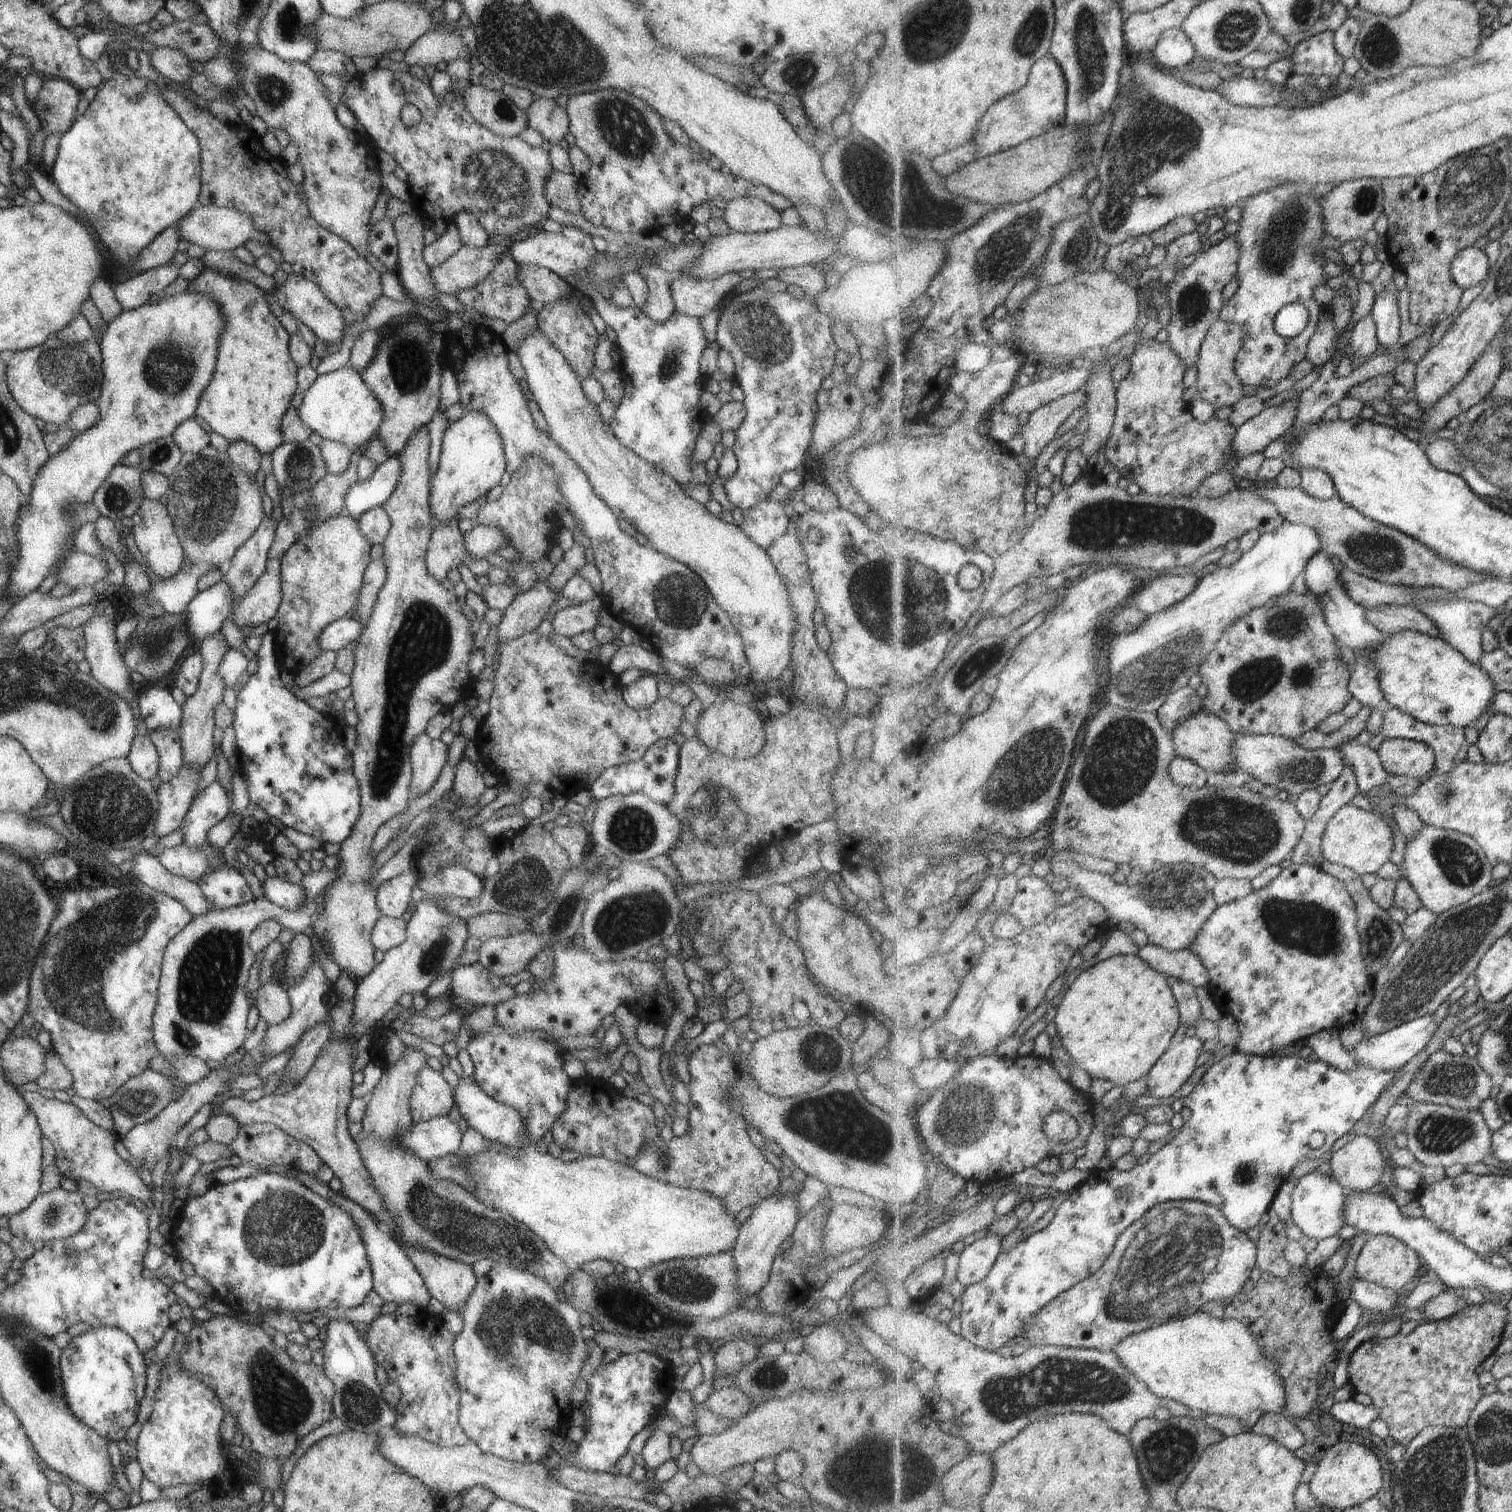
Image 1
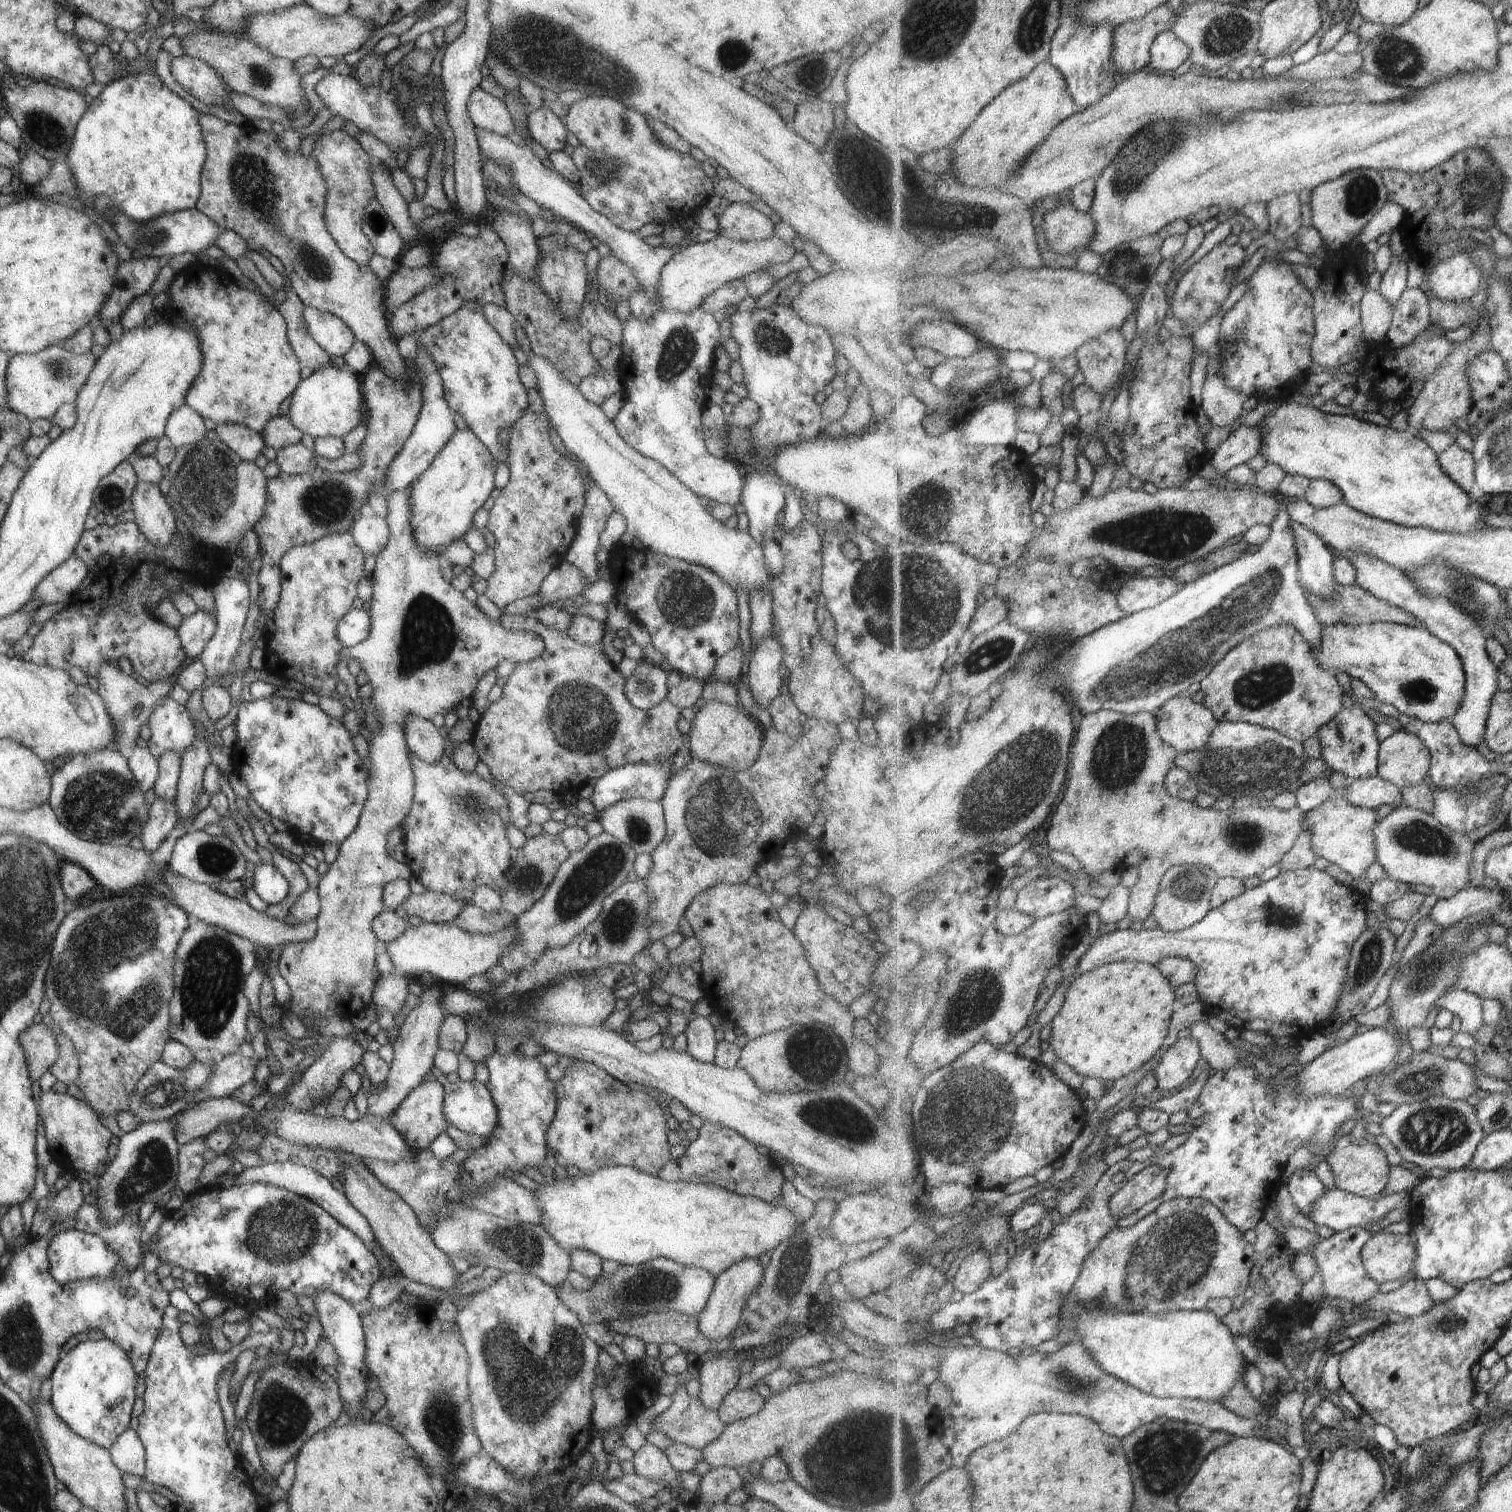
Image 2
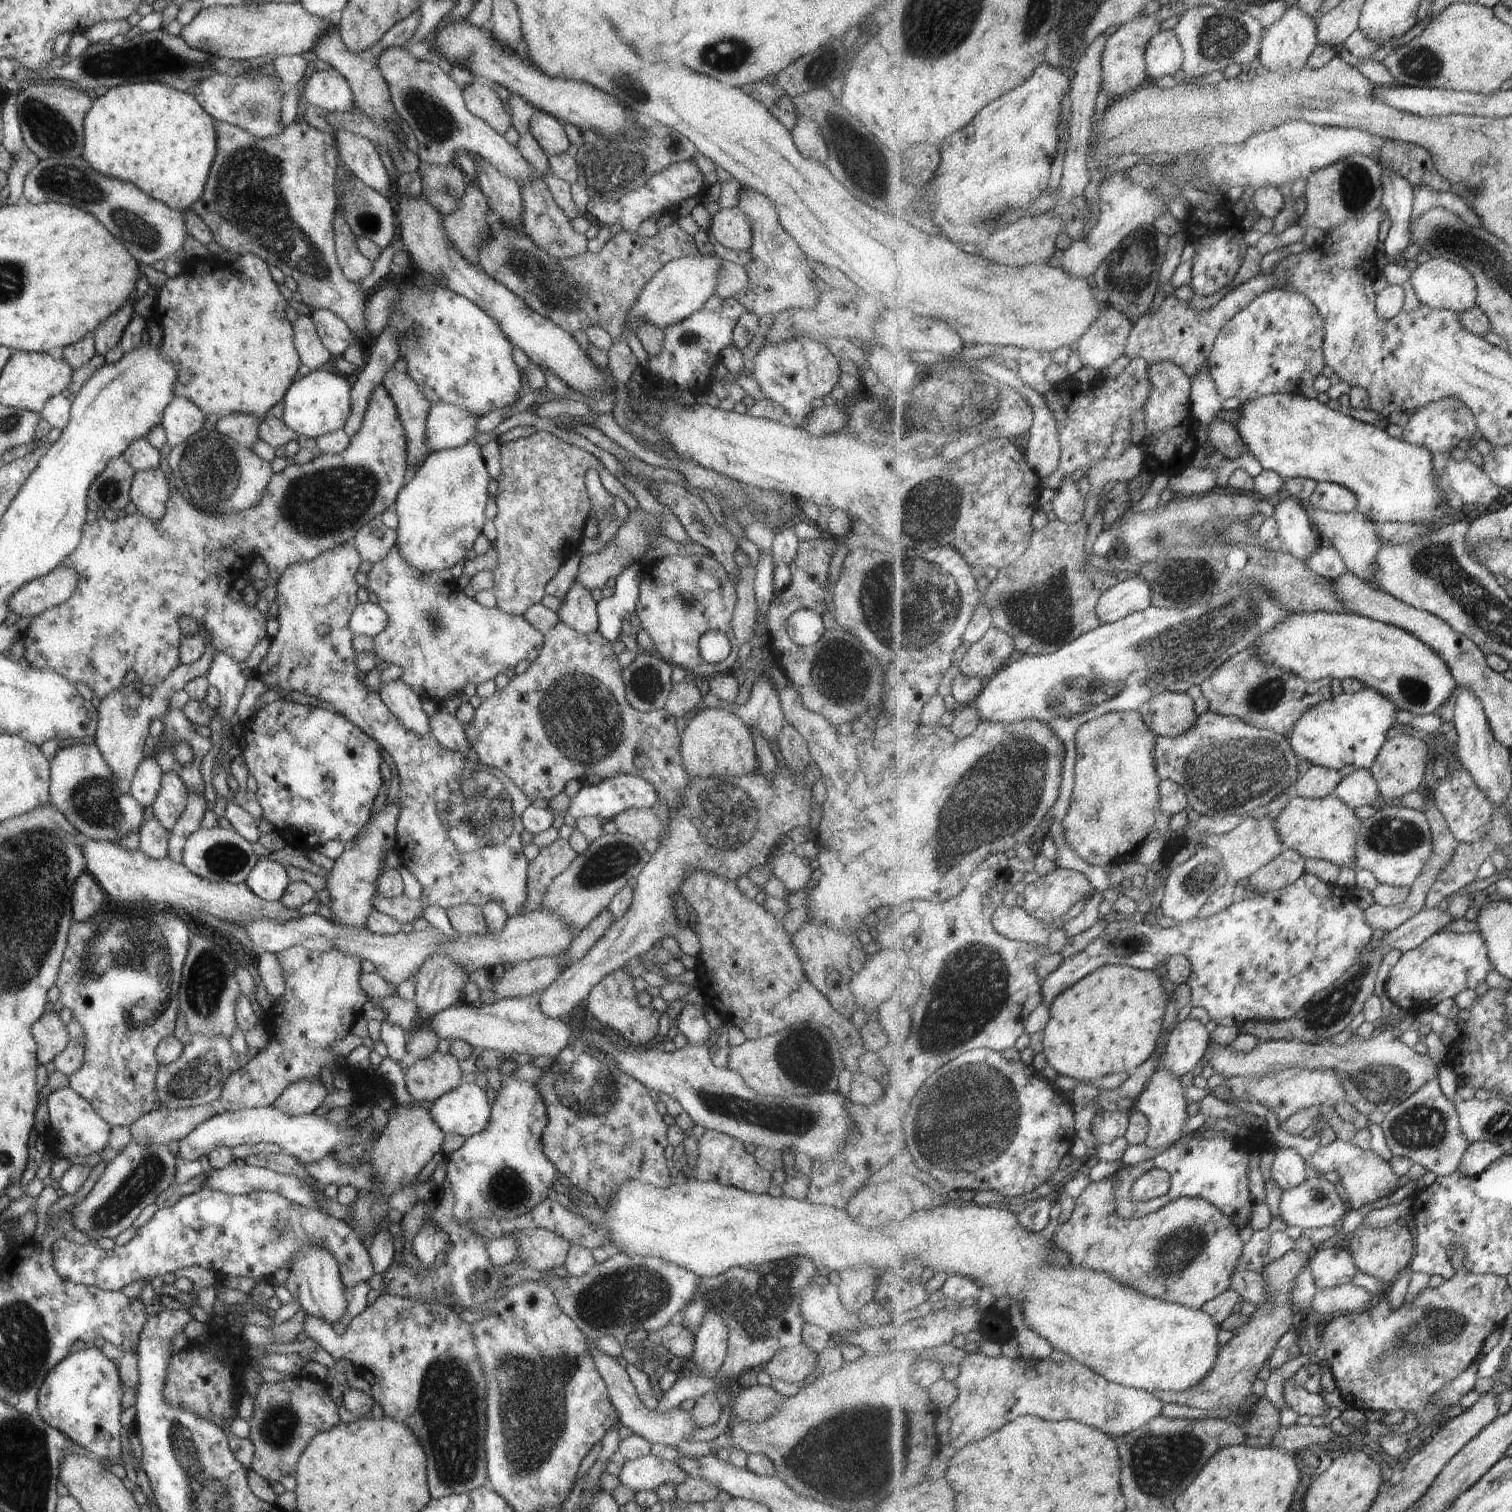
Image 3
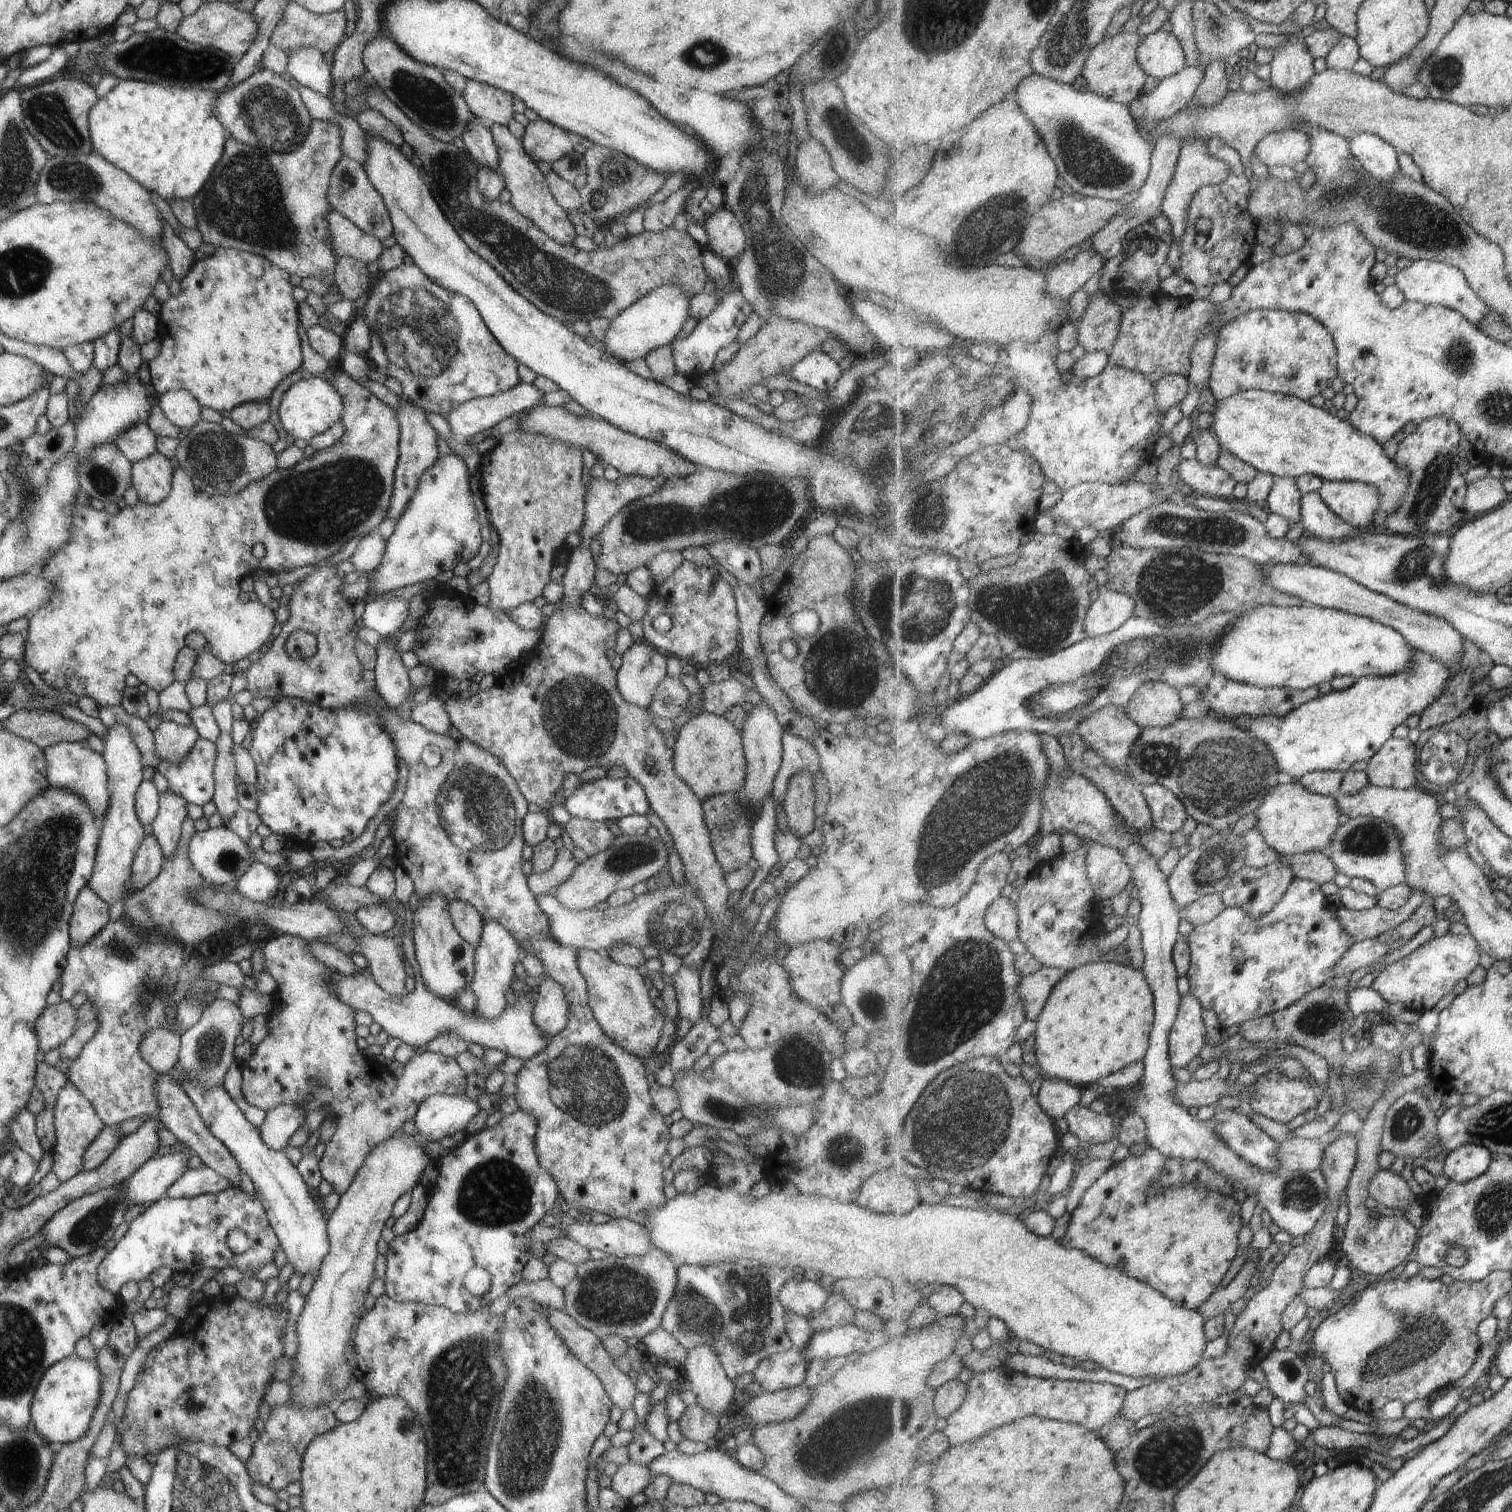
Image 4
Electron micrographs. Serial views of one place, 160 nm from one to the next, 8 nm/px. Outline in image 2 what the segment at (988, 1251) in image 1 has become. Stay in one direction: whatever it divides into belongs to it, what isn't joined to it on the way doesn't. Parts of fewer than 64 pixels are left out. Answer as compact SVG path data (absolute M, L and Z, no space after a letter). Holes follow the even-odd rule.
M984 1249L977 1250L967 1256L952 1278L953 1288L962 1294L979 1290L992 1276L989 1257Z

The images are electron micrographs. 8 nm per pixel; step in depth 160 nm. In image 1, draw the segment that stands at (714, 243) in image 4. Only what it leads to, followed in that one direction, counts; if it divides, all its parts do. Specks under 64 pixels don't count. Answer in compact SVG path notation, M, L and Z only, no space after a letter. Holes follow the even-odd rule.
M739 197L726 202L723 222L738 233L760 233L779 228L780 213L755 197Z

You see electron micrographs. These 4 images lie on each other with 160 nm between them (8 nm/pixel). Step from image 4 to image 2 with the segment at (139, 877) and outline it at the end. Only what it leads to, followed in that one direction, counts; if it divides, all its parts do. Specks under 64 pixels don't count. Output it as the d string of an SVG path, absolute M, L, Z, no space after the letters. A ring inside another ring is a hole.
M156 797L149 806L147 820L141 827L139 839L142 848L153 854L176 823L174 800L170 803Z

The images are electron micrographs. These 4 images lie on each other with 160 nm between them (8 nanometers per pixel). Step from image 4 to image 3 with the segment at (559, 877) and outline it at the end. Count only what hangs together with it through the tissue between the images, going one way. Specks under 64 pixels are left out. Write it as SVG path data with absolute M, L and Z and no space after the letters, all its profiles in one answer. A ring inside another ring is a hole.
M557 837L547 846L539 848L535 858L526 864L526 899L523 913L541 908L543 894L557 876L575 858L567 840Z

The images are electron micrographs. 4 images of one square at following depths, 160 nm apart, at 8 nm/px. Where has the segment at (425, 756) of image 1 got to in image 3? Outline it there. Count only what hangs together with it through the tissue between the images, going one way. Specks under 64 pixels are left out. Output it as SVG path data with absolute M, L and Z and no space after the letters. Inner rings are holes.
M401 679L380 683L378 695L396 719L416 735L429 735L428 717L421 709L421 698Z

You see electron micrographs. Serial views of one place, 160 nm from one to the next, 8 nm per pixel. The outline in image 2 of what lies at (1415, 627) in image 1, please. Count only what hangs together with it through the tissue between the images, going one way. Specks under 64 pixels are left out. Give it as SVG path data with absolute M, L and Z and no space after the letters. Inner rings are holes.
M1337 584L1332 599L1326 599L1317 593L1305 588L1304 594L1308 603L1312 606L1318 621L1325 627L1343 623L1348 625L1366 625L1373 623L1397 623L1410 627L1426 628L1425 622L1408 613L1402 608L1389 604L1379 597L1373 596L1370 592L1363 590L1358 584L1353 586L1343 586Z

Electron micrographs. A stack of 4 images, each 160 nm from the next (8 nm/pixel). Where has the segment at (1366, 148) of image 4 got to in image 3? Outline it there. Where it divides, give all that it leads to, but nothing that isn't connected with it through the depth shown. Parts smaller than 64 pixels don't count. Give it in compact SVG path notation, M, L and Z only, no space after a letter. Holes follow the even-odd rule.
M1385 167L1382 174L1382 204L1388 210L1391 227L1383 246L1385 254L1393 265L1405 270L1402 254L1411 246L1411 214L1413 214L1413 188L1409 180L1391 167Z

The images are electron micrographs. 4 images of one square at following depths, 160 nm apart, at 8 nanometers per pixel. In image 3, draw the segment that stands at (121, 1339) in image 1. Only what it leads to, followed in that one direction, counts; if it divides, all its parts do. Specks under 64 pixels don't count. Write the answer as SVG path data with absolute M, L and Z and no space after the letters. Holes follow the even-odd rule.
M96 1347L79 1350L62 1358L45 1375L36 1396L36 1413L55 1430L62 1432L76 1445L95 1454L95 1457L110 1461L111 1464L120 1462L119 1445L119 1414L121 1412L120 1398L122 1395L121 1383L114 1362L108 1360Z

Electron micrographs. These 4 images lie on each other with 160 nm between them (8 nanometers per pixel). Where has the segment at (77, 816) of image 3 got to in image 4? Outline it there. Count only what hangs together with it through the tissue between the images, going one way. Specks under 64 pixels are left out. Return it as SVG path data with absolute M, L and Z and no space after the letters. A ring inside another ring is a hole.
M59 741L42 749L48 786L73 791L100 819L108 807L109 797L106 789L106 764L104 758L89 748L82 748L79 743Z

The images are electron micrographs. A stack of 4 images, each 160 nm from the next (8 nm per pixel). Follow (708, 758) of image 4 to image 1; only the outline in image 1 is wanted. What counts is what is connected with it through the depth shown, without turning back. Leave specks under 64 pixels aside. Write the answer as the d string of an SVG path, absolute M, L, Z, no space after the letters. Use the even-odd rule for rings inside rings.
M715 700L697 717L694 725L694 737L712 751L727 758L748 759L755 756L765 741L763 718L758 711L749 708L746 703L732 700Z

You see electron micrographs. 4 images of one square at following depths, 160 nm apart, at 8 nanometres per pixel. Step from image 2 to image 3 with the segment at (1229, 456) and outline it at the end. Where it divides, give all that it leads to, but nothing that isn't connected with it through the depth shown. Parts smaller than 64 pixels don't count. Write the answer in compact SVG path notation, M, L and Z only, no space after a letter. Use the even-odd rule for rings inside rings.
M1186 468L1179 474L1171 476L1168 480L1167 489L1178 497L1191 496L1199 492L1210 491L1217 486L1217 479L1214 471Z

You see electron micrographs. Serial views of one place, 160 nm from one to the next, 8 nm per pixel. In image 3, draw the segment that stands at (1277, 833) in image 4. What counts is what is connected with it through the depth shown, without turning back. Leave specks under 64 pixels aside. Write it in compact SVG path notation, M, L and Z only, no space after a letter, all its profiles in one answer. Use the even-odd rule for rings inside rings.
M1334 794L1322 799L1308 799L1305 797L1291 795L1286 807L1275 818L1277 830L1282 843L1287 850L1297 851L1306 859L1325 859L1334 862L1336 865L1348 866L1355 869L1356 848L1358 844L1358 834L1362 828L1362 820L1355 816L1355 810L1350 805L1345 804Z

